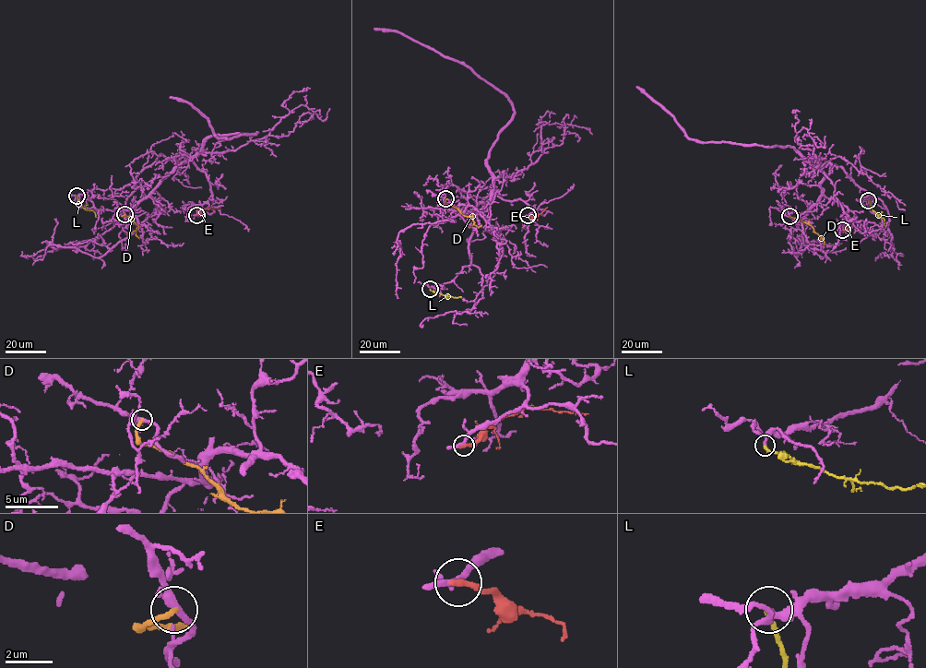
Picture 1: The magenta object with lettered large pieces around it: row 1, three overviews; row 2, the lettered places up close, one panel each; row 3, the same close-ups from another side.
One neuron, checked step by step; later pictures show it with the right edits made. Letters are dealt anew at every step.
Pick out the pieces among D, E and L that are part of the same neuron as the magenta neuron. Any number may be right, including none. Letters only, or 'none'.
L

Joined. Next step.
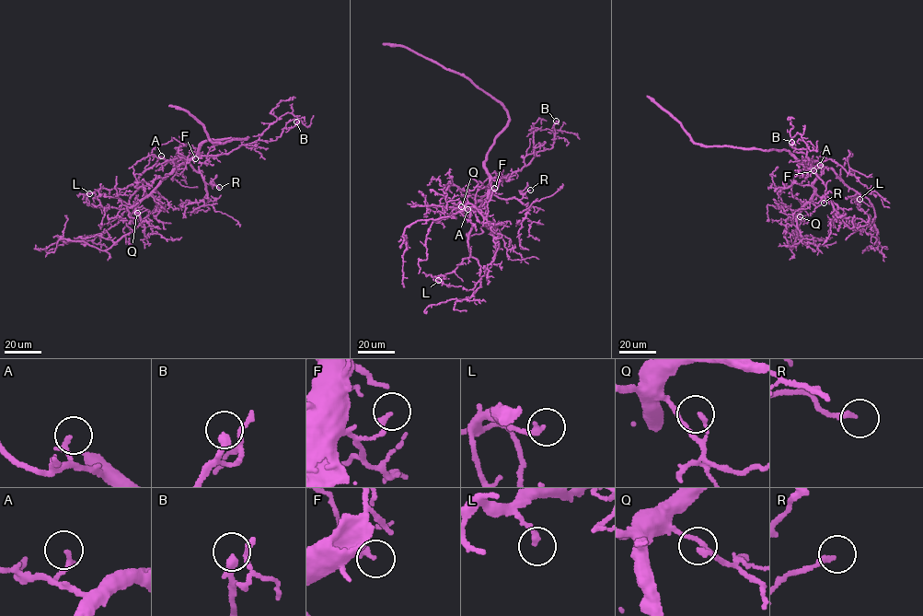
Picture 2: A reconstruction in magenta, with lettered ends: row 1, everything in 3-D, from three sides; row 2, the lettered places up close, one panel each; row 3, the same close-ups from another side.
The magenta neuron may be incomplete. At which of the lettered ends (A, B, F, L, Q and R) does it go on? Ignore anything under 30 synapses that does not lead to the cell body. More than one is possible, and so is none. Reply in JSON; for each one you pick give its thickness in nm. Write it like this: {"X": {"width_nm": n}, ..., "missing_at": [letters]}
{"missing_at": []}

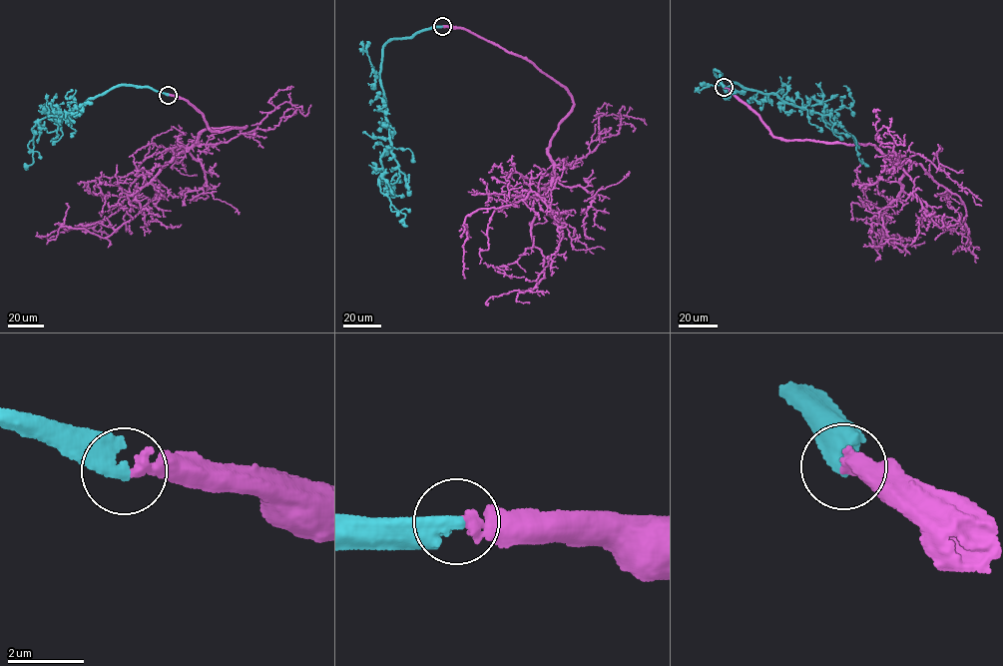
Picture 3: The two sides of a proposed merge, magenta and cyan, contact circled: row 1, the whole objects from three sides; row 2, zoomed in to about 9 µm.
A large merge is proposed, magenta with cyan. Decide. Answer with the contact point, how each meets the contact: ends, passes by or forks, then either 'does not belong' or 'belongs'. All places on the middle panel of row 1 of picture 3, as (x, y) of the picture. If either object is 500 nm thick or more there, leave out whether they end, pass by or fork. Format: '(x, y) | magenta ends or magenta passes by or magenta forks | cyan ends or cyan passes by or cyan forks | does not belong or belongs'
(442, 26) | belongs

